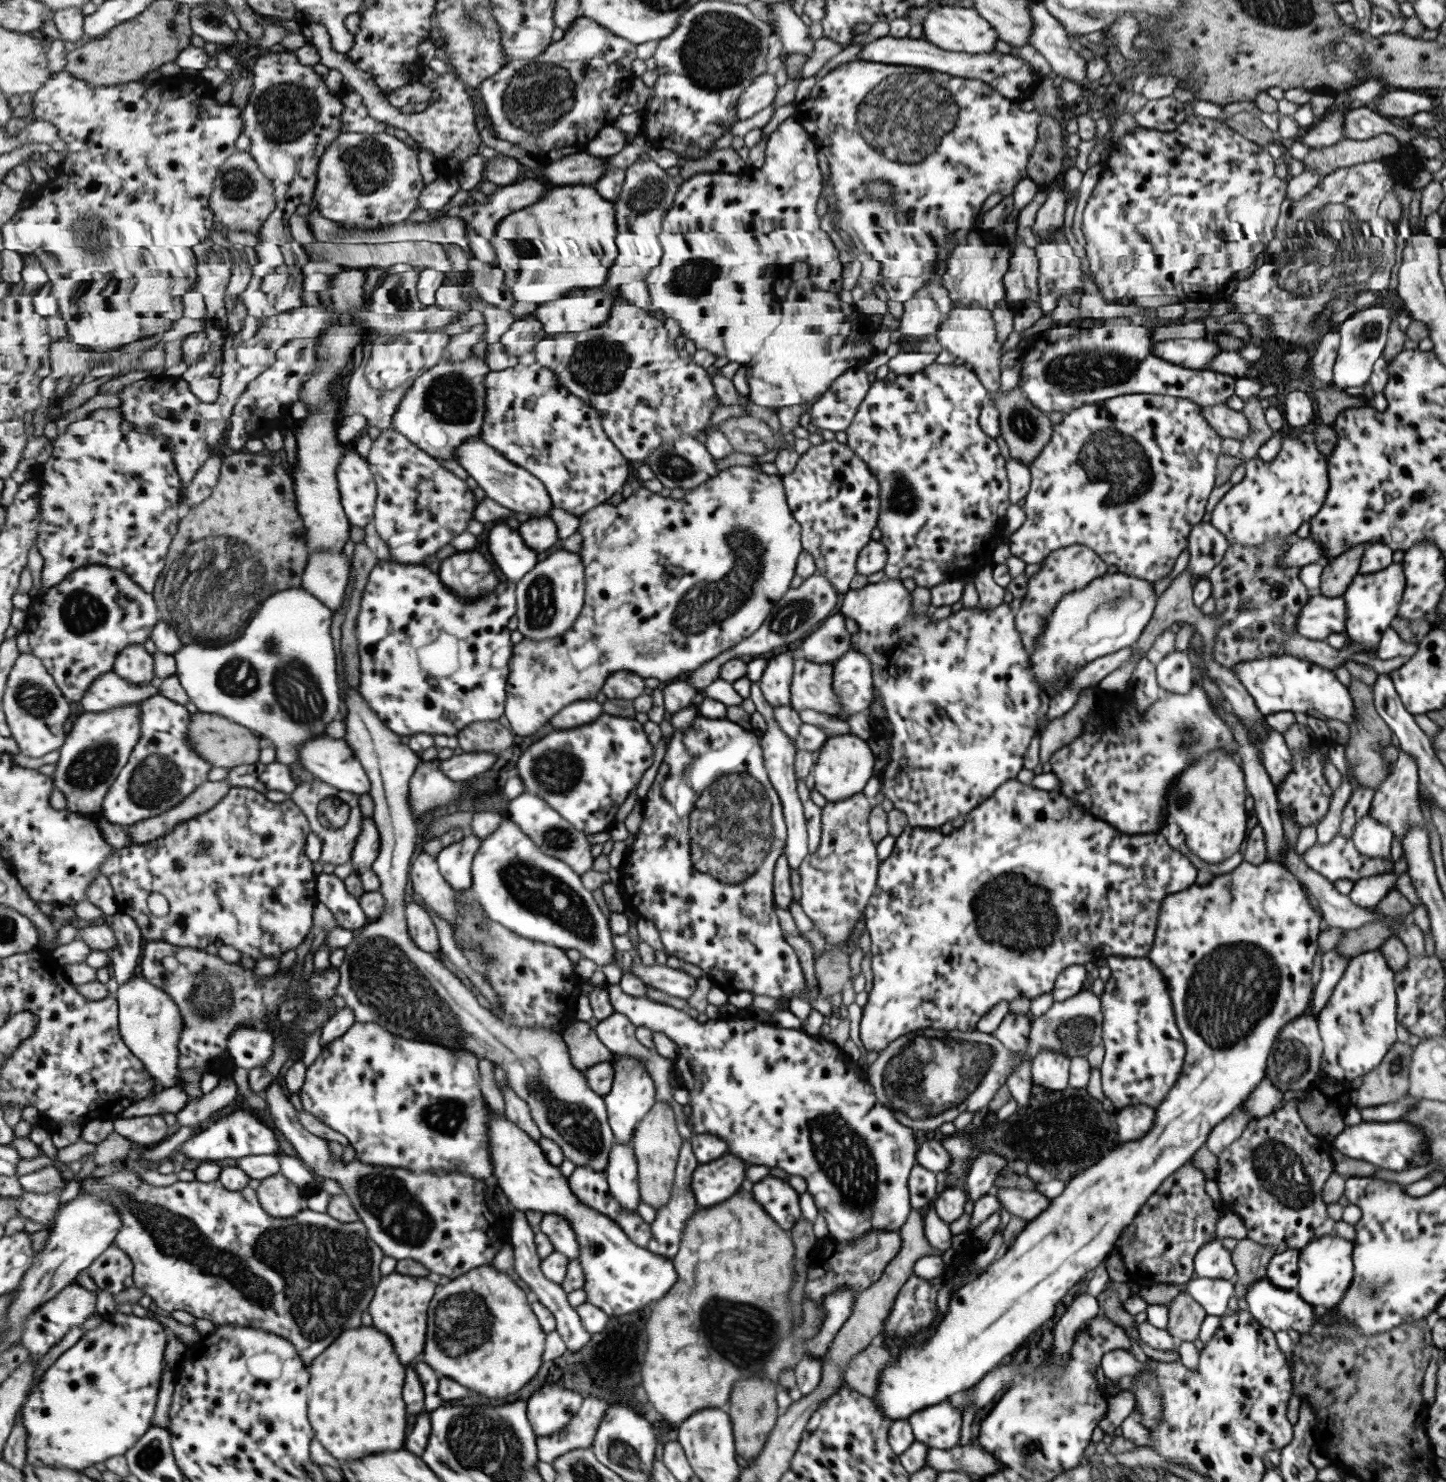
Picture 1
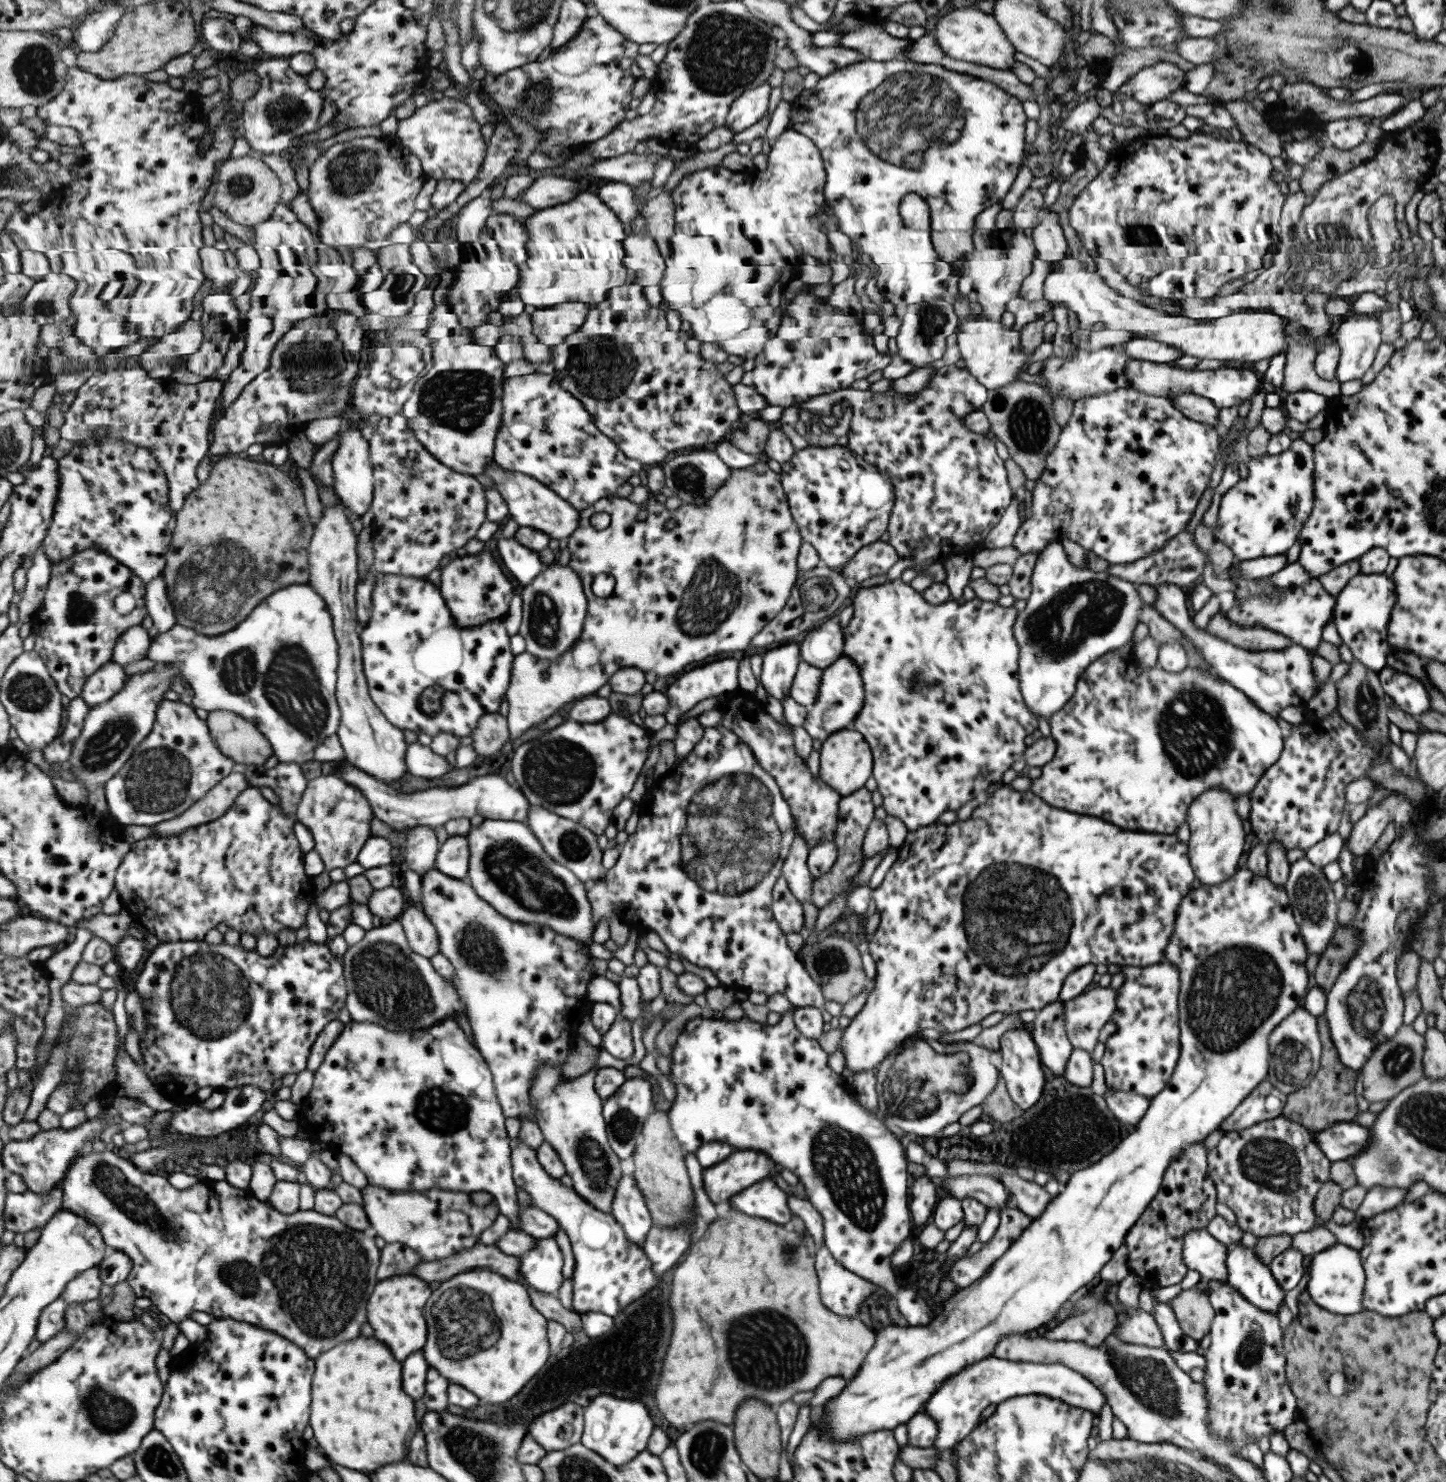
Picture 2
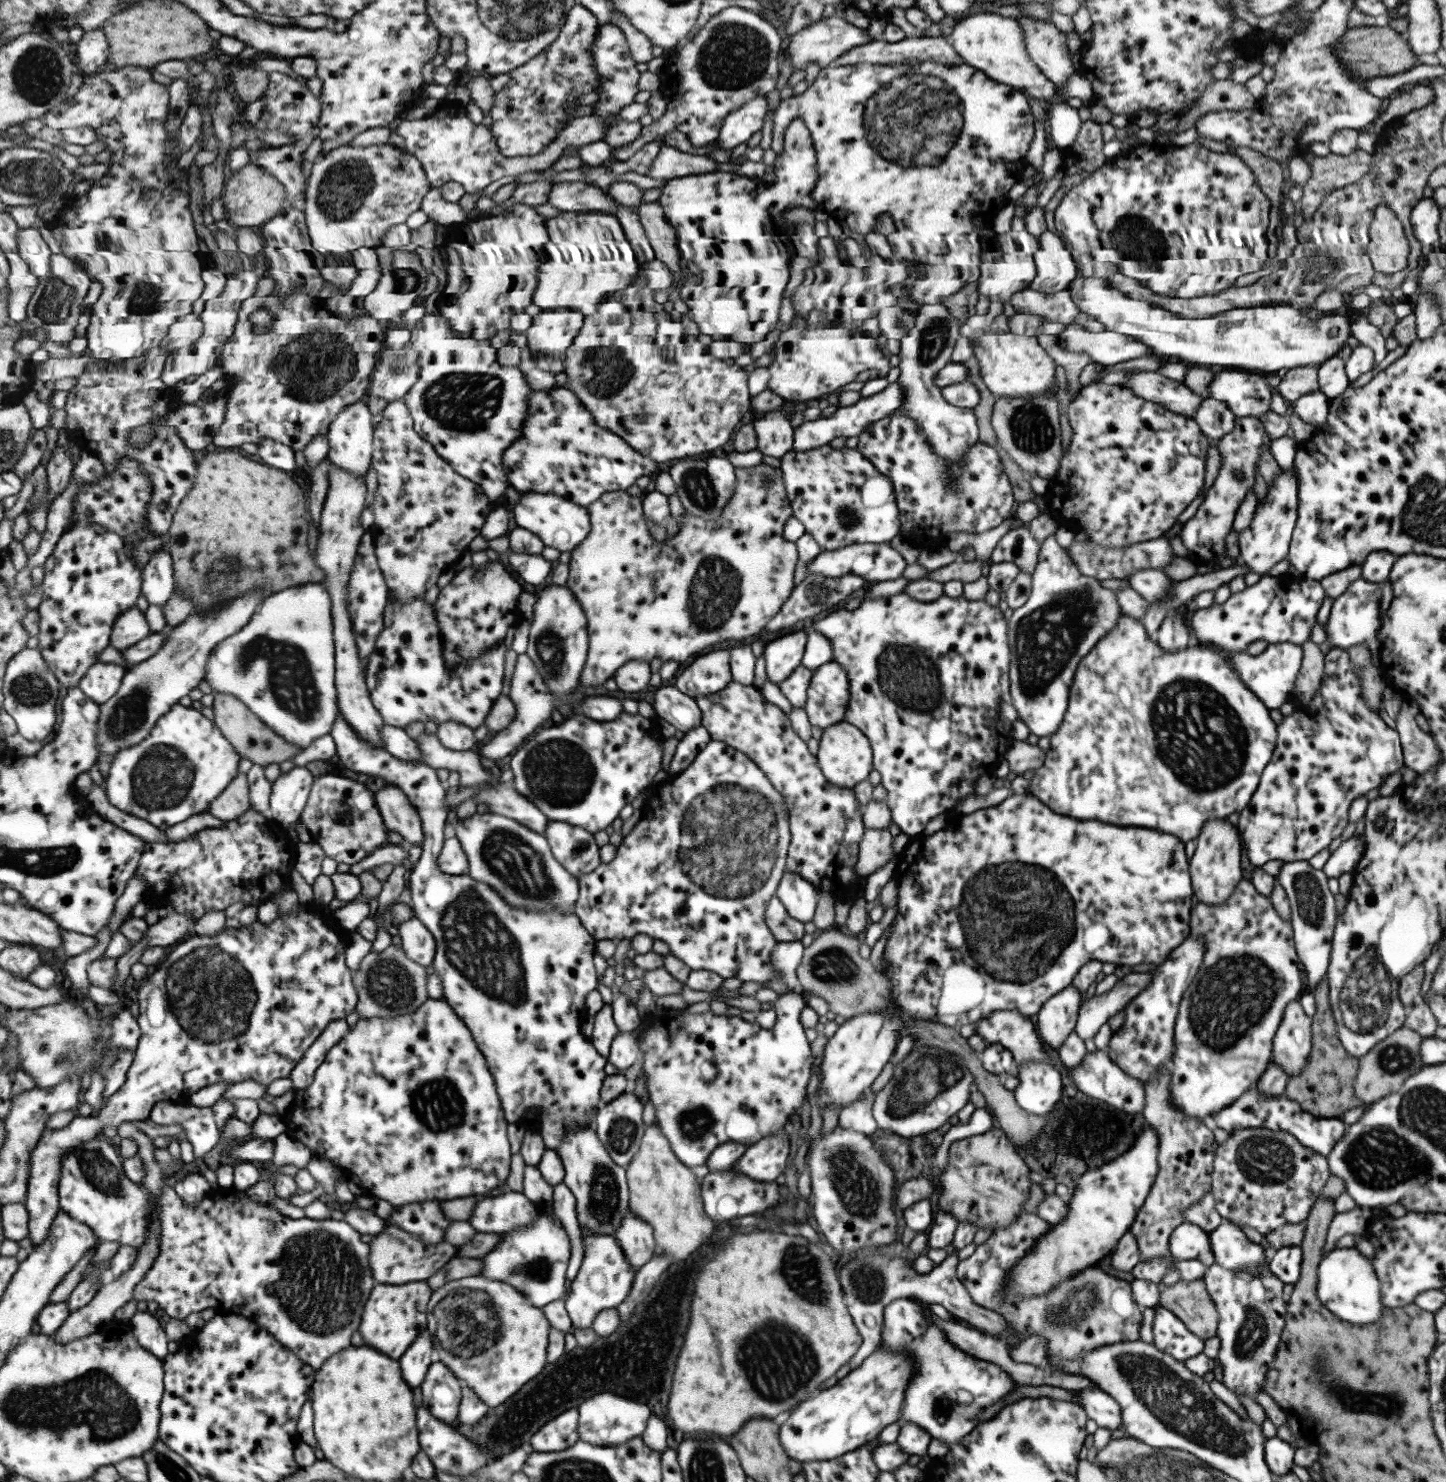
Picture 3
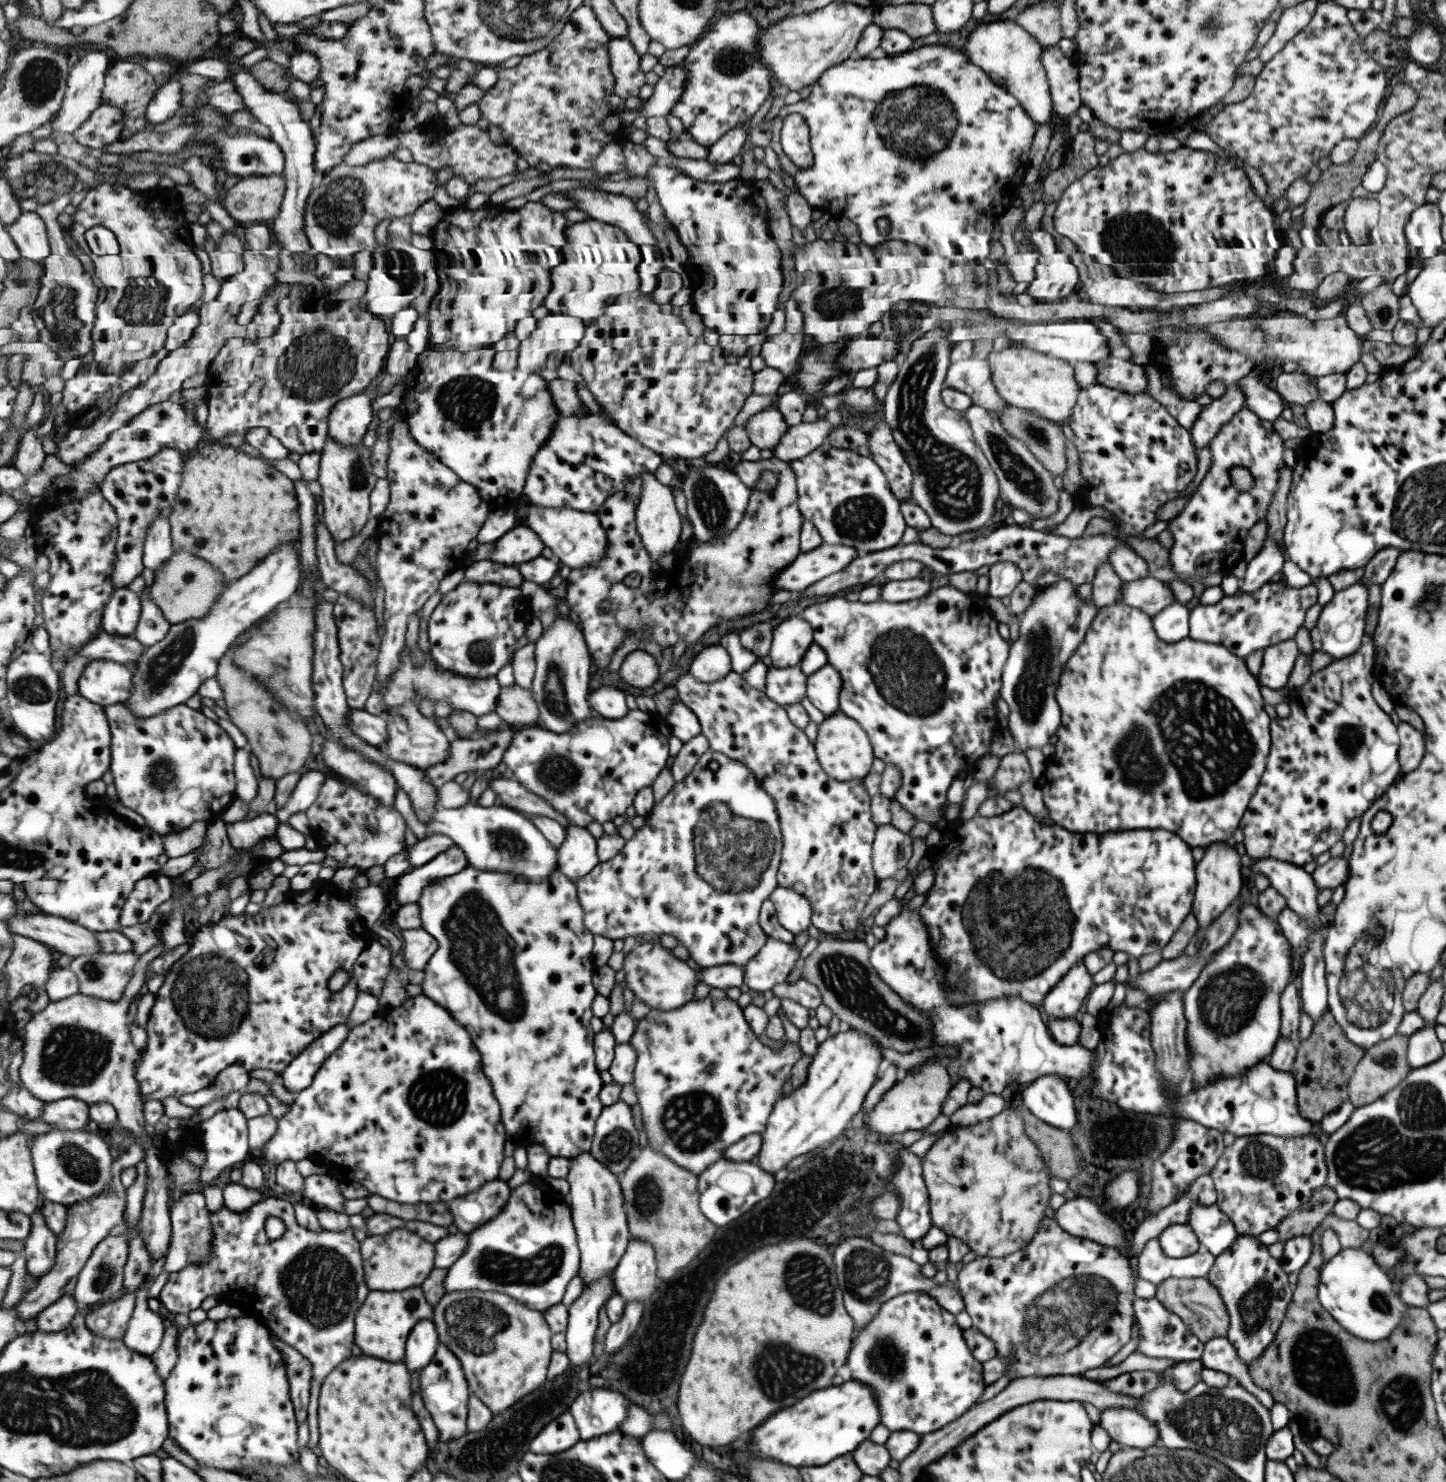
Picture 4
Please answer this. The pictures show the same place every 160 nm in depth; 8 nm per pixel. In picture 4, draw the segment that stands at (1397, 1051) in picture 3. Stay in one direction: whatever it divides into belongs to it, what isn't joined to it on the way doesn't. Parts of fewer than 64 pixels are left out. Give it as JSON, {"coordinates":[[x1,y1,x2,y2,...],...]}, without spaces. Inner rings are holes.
{"coordinates":[[1396,1034,1364,1050,1363,1056,1354,1066,1347,1085,1348,1101,1354,1107,1362,1107,1377,1100,1405,1078,1410,1071,1409,1063,1406,1061,1407,1047,1408,1037]]}

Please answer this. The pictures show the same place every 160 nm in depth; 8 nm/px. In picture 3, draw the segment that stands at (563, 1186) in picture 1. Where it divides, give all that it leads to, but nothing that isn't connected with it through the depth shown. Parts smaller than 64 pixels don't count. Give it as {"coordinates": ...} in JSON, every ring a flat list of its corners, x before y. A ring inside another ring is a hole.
{"coordinates":[[589,1234,585,1238,582,1265,574,1280,569,1283,570,1294,565,1303,573,1326,577,1329,591,1328,601,1311,623,1305,625,1300,629,1299,633,1284,636,1283,636,1273,615,1235]]}

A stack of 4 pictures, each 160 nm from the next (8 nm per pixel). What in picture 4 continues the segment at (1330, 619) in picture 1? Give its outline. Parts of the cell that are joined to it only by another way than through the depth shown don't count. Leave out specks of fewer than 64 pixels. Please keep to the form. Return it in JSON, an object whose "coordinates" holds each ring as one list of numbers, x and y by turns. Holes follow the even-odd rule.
{"coordinates":[[1277,579,1243,594,1237,591,1225,596,1215,604,1189,605,1188,637,1202,643,1220,644,1229,652,1244,659,1251,651,1263,650,1285,640,1291,640,1303,624,1305,611,1317,600,1317,587,1311,583,1302,588,1293,588]]}

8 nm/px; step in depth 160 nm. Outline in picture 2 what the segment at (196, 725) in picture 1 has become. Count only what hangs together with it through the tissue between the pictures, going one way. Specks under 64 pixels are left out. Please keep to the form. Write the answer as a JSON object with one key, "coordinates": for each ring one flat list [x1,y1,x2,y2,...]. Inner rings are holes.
{"coordinates":[[214,710,208,713,206,720,213,739,215,739,217,745,221,746,221,752,238,764,247,766,251,764,263,765,270,756,275,756,275,751,273,751,269,738,265,737,265,734,260,731,260,728,257,728,256,724,243,716,239,716,236,712]]}

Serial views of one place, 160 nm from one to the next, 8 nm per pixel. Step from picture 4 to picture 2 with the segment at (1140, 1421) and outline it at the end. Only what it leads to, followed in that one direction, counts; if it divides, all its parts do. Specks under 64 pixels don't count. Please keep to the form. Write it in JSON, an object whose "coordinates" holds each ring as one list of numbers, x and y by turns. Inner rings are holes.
{"coordinates":[[992,1356,983,1362,974,1363,955,1376,950,1376,925,1401,922,1410,936,1420,938,1433,933,1448,940,1451,961,1442,979,1424,979,1413,989,1404,1021,1395,1043,1395,1062,1400,1065,1404,1090,1410,1098,1416,1104,1396,1085,1377,1061,1364,1033,1364,999,1360]]}

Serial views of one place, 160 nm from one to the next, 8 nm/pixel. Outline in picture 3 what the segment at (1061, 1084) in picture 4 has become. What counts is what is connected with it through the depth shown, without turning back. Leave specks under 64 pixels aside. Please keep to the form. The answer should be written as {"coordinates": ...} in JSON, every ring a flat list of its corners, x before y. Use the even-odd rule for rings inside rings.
{"coordinates":[[1027,1061,1016,1068,1015,1102,1025,1112,1045,1116,1060,1099,1061,1072,1043,1063]]}

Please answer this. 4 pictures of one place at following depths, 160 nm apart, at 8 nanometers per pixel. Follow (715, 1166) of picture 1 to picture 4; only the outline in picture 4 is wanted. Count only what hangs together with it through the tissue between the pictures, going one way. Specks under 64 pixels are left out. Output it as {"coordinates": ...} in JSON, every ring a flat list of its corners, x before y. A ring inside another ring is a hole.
{"coordinates":[[842,1027,836,1034,828,1035,817,1045,804,1084,775,1101,765,1130,760,1133,761,1144,753,1162,774,1174,785,1168,791,1158,833,1142,849,1127,883,1063,878,1043,869,1033]]}

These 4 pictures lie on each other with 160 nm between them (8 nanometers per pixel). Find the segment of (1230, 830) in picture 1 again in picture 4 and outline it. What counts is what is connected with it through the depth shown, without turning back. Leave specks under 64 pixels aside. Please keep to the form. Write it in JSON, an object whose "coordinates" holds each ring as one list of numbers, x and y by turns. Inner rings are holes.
{"coordinates":[[1216,842,1204,847,1202,858,1195,866,1195,889,1190,911,1195,915,1197,927,1208,927,1239,896,1242,868,1239,855,1229,842]]}

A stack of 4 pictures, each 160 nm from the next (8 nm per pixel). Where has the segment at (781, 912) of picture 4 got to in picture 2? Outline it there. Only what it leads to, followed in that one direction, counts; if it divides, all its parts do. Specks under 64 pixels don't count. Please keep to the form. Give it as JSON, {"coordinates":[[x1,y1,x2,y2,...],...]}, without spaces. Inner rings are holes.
{"coordinates":[[794,821,794,837,792,838,792,843,790,844,790,849,788,850,785,860,781,865,780,875,783,876,785,884,787,884,787,889,791,891,791,894,803,904,805,900,810,900,810,892,813,886,813,877,809,874,807,870,807,865,805,864,805,859,808,852,808,846,806,845,806,840,804,836,797,830,795,830,795,821]]}

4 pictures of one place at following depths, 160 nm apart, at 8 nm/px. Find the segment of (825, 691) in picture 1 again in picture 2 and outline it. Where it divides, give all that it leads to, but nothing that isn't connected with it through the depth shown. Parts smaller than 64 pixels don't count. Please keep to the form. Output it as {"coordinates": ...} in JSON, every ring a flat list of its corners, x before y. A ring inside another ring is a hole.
{"coordinates":[[800,661,790,686,789,697,802,707,813,704,819,694,821,673,822,669]]}

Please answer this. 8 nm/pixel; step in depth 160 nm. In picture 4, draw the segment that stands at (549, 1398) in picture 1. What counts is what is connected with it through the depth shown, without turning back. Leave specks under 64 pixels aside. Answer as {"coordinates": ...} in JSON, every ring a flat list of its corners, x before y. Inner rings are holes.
{"coordinates":[[569,1410,552,1420,530,1444,537,1454,557,1454,568,1451,582,1440,580,1428]]}

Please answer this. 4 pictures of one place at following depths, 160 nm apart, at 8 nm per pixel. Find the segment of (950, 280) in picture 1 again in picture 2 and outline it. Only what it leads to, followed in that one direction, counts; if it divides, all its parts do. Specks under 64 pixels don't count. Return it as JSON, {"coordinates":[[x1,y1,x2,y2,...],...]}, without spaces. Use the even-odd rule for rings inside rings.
{"coordinates":[[1017,230,1017,246,1009,248,987,246,981,250,973,247,963,253,961,264,961,278,957,279,959,297,967,297,969,303,977,303,982,307,980,314,989,322,1000,322,1005,312,1005,304,1019,296,1021,282,1031,274,1031,261,1035,256,1034,244,1031,244,1029,230],[1031,252,1031,254,1027,254]]}

